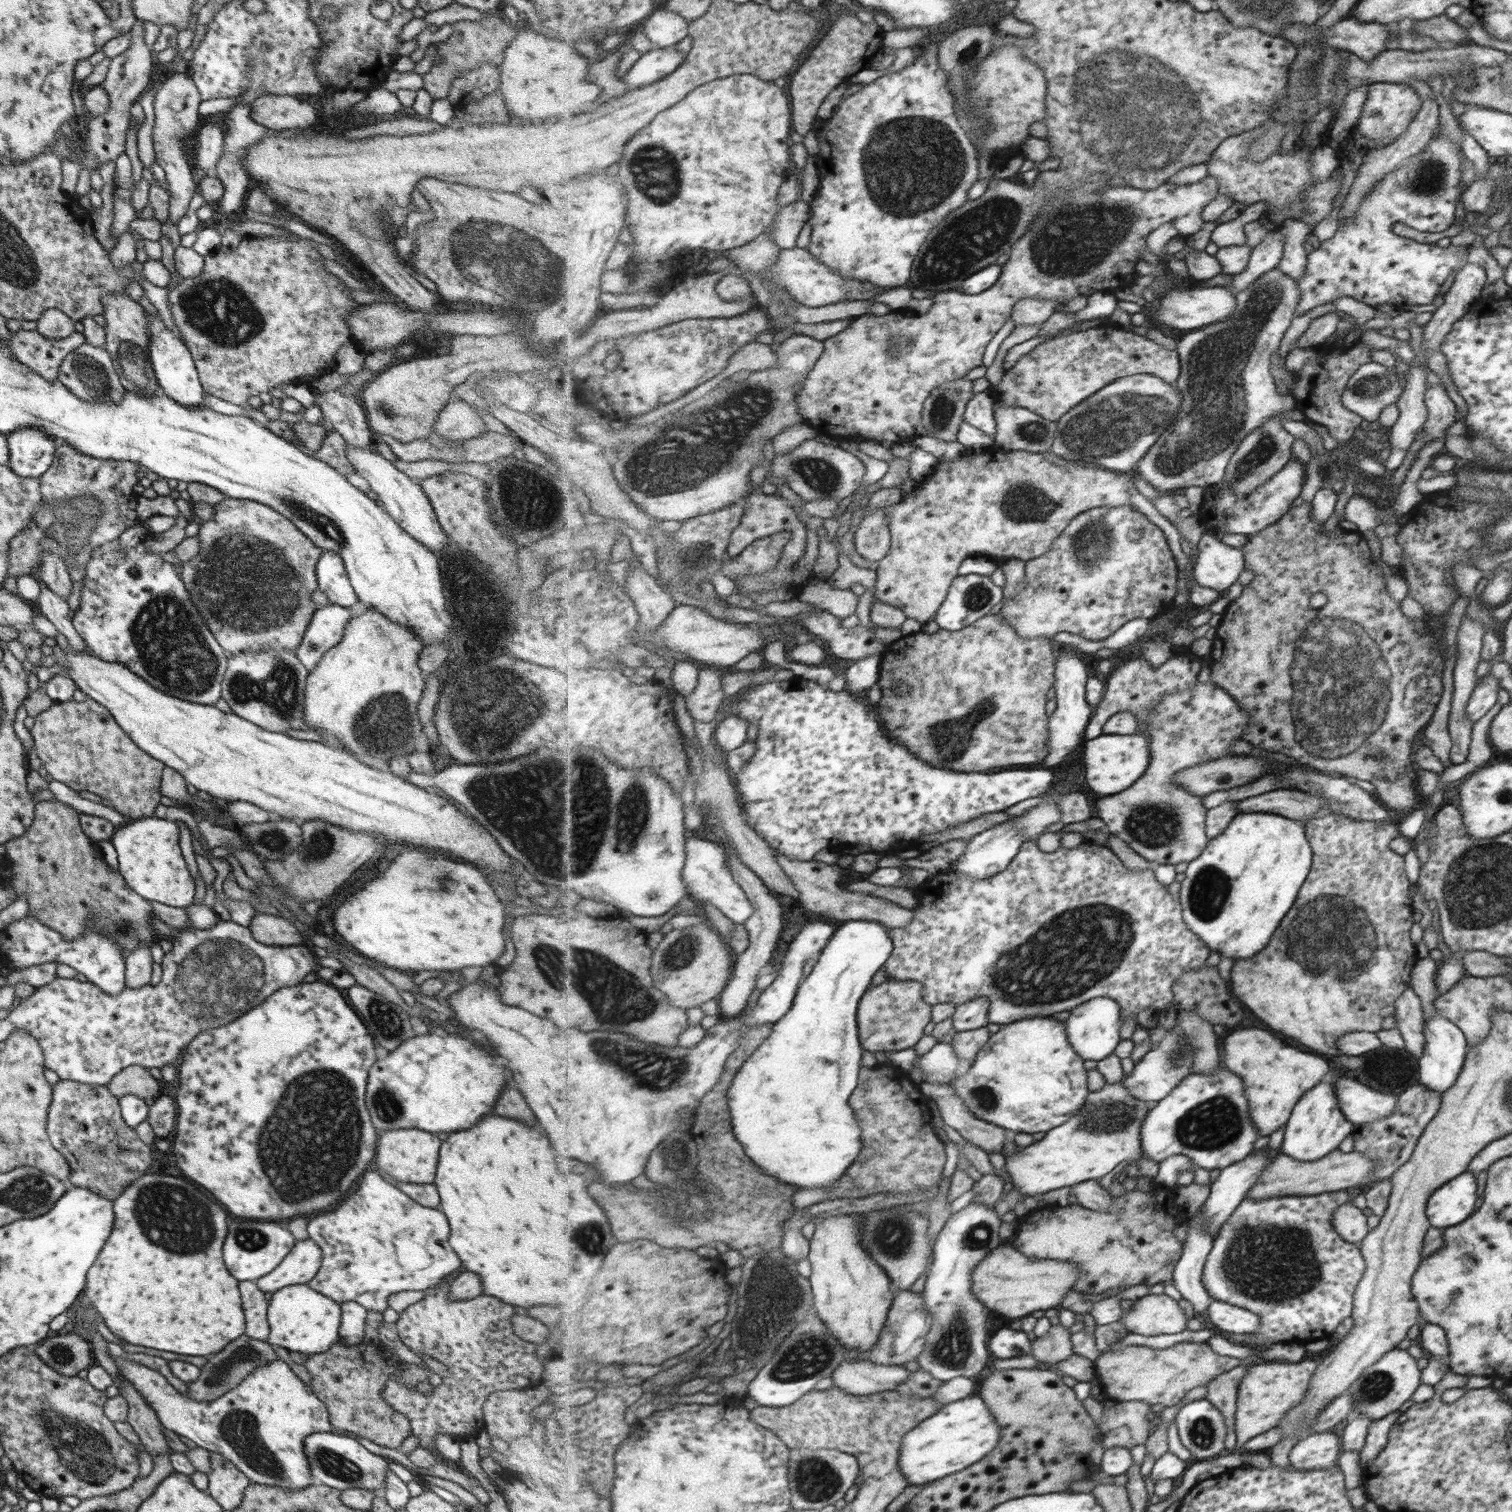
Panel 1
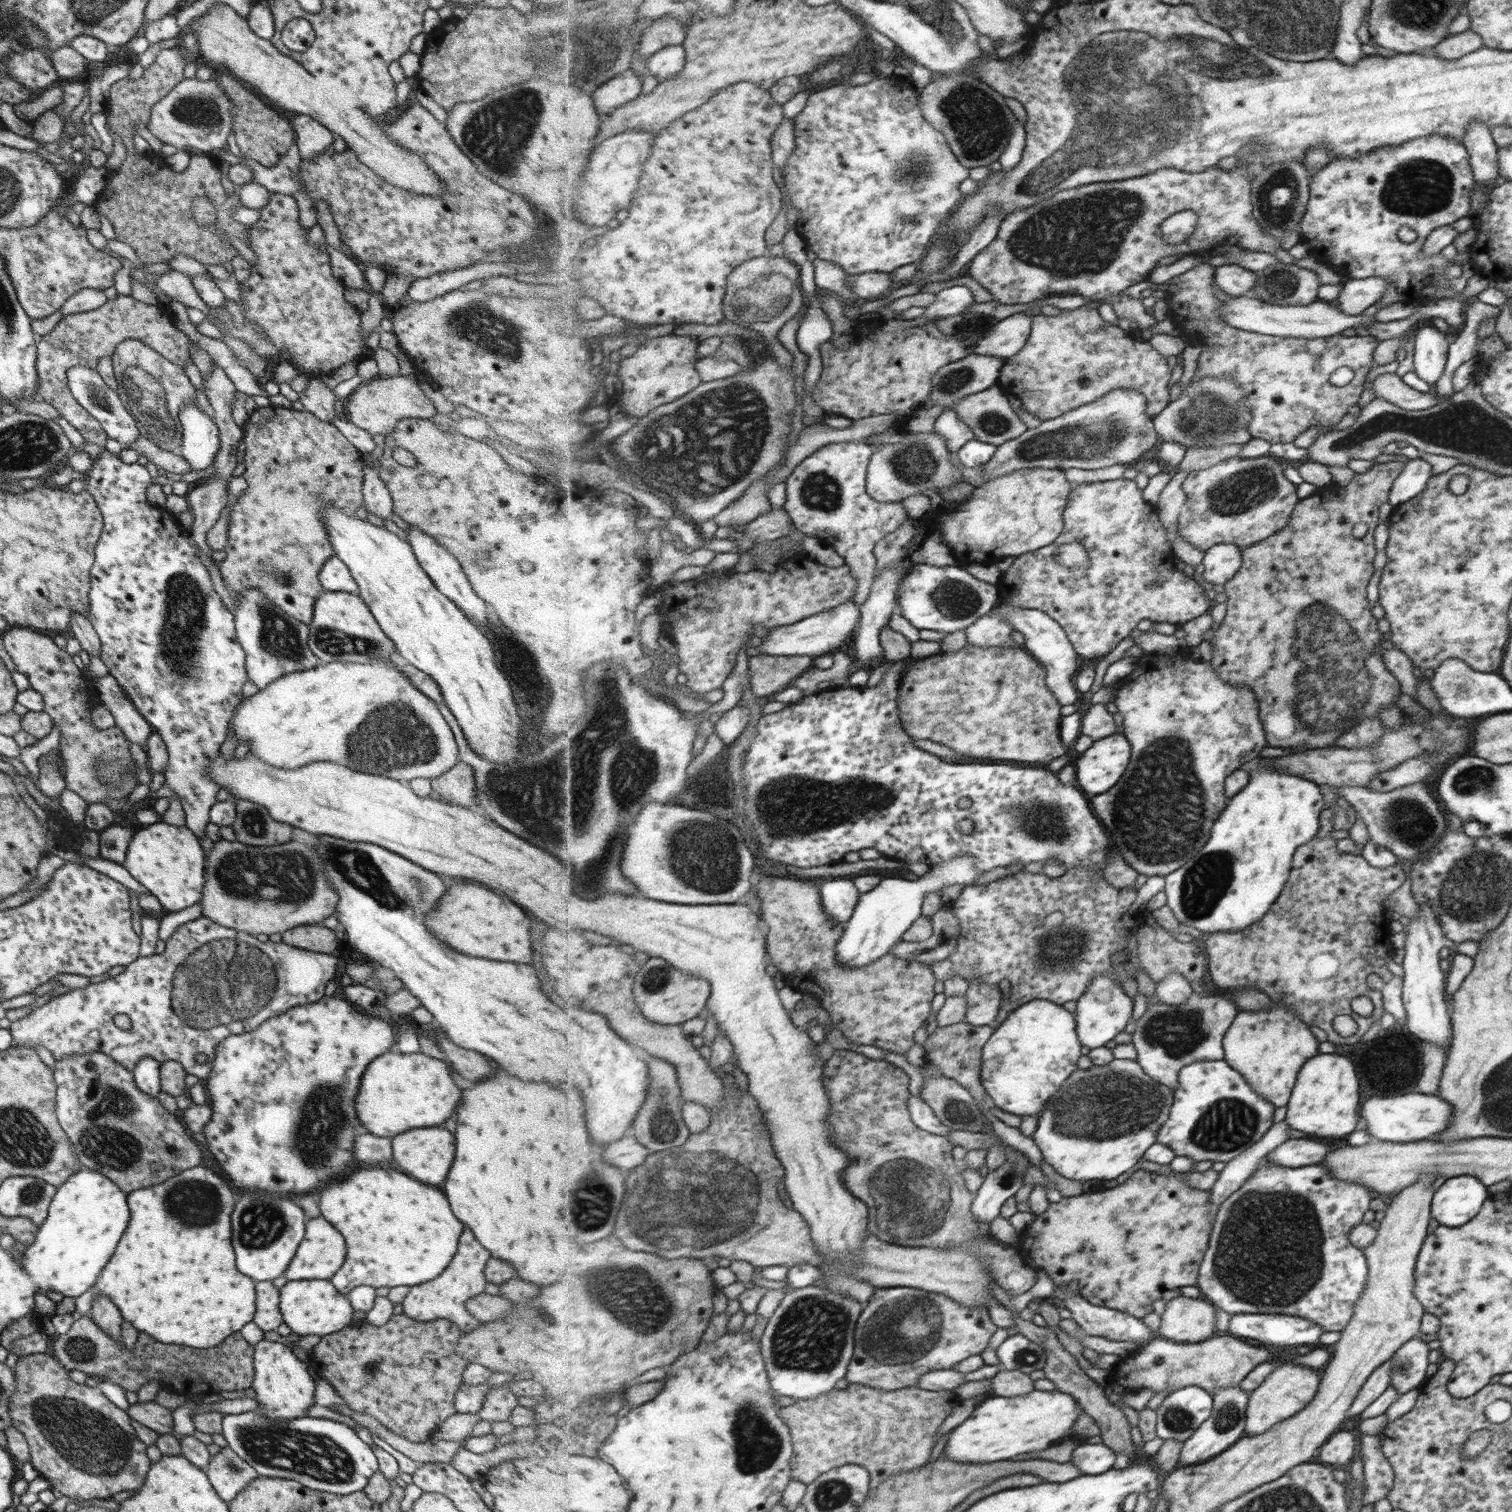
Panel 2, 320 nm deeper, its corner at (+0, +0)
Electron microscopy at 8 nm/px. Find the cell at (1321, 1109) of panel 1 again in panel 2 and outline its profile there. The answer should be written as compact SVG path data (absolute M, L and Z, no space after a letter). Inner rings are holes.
M1318 1053L1312 1062L1304 1066L1304 1074L1300 1074L1300 1082L1295 1082L1296 1090L1292 1089L1291 1098L1287 1104L1285 1121L1294 1129L1305 1132L1308 1137L1316 1139L1344 1138L1356 1130L1358 1126L1358 1106L1360 1106L1360 1084L1356 1076L1356 1068L1346 1056L1334 1053Z

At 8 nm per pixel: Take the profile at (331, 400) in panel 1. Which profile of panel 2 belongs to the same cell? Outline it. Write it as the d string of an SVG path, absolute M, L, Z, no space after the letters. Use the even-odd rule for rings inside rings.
M364 464L363 505L367 512L383 520L390 520L393 514L393 502L386 485L379 479L376 468L369 469Z

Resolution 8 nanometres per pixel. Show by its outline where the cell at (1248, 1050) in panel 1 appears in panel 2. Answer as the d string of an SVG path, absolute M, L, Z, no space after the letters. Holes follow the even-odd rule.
M1276 1004L1270 1010L1240 1012L1236 1026L1227 1032L1226 1049L1225 1059L1230 1065L1243 1074L1253 1090L1277 1107L1287 1106L1298 1071L1308 1058L1319 1053L1318 1042L1308 1023L1284 1004Z

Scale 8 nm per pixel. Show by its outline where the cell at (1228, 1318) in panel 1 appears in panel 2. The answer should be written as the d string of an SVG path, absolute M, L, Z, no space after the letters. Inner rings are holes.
M1238 1314L1232 1315L1228 1330L1240 1338L1252 1338L1262 1344L1294 1346L1294 1344L1318 1343L1323 1326L1306 1318L1284 1314Z

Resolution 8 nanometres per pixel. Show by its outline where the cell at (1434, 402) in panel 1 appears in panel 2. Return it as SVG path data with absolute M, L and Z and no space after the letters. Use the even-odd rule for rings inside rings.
M1432 326L1419 327L1414 334L1413 371L1432 388L1443 374L1450 341L1445 331L1440 332Z

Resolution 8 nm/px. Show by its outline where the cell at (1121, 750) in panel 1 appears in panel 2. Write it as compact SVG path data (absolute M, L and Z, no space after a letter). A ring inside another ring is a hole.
M1116 734L1096 741L1078 760L1078 778L1086 792L1110 792L1132 764L1132 744L1126 735Z

